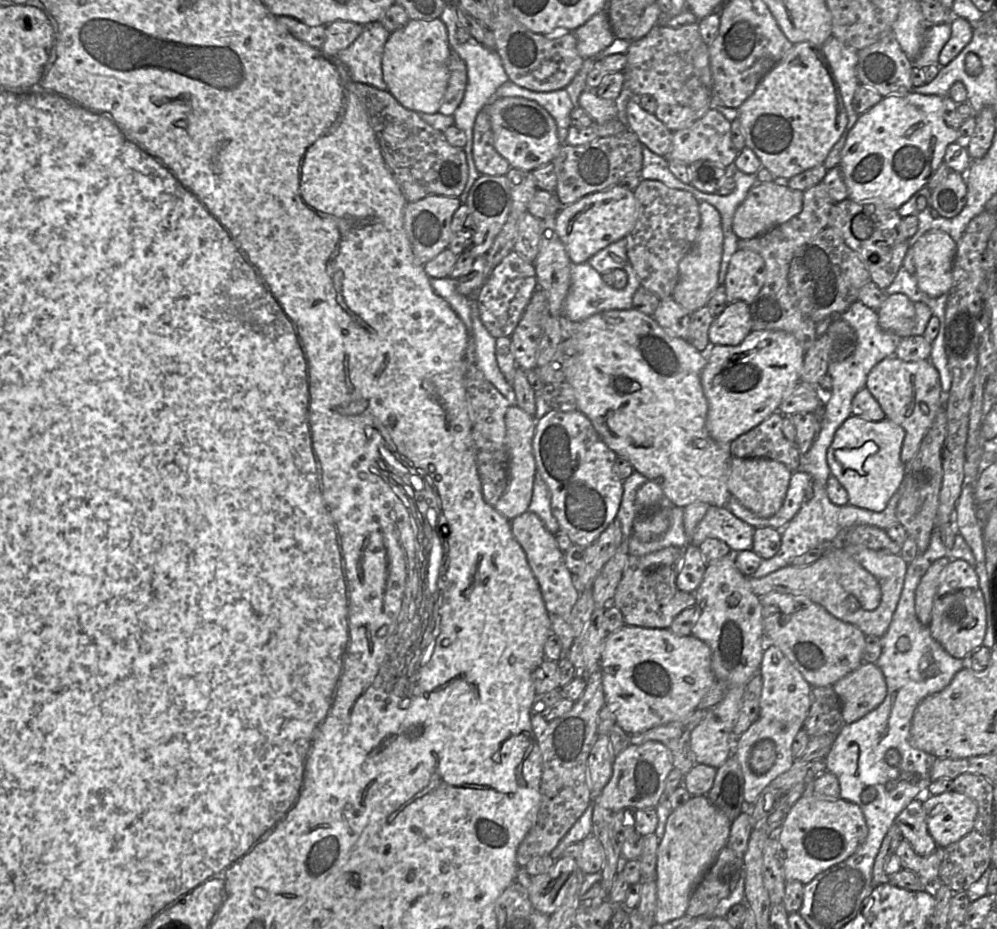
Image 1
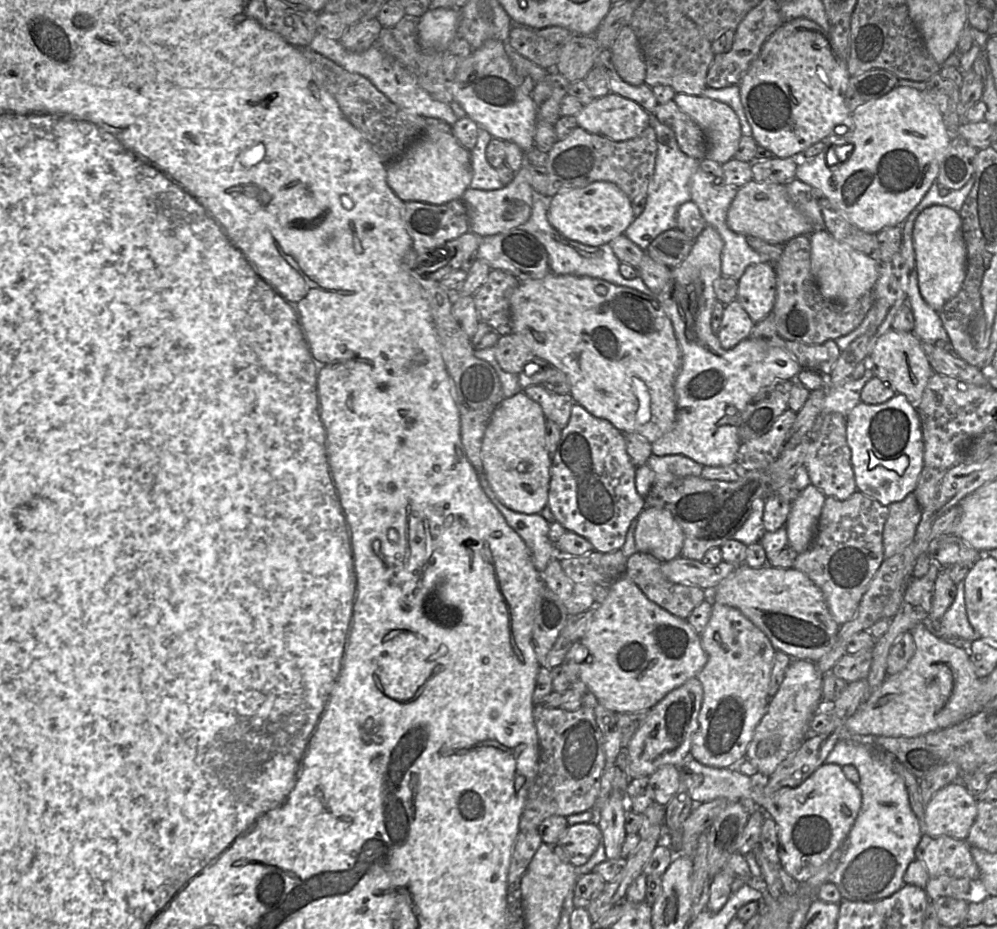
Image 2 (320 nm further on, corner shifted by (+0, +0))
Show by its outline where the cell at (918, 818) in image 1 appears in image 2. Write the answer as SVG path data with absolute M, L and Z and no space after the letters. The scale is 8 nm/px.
M924 833L915 849L915 860L923 864L930 877L951 876L976 883L980 874L966 840Z

